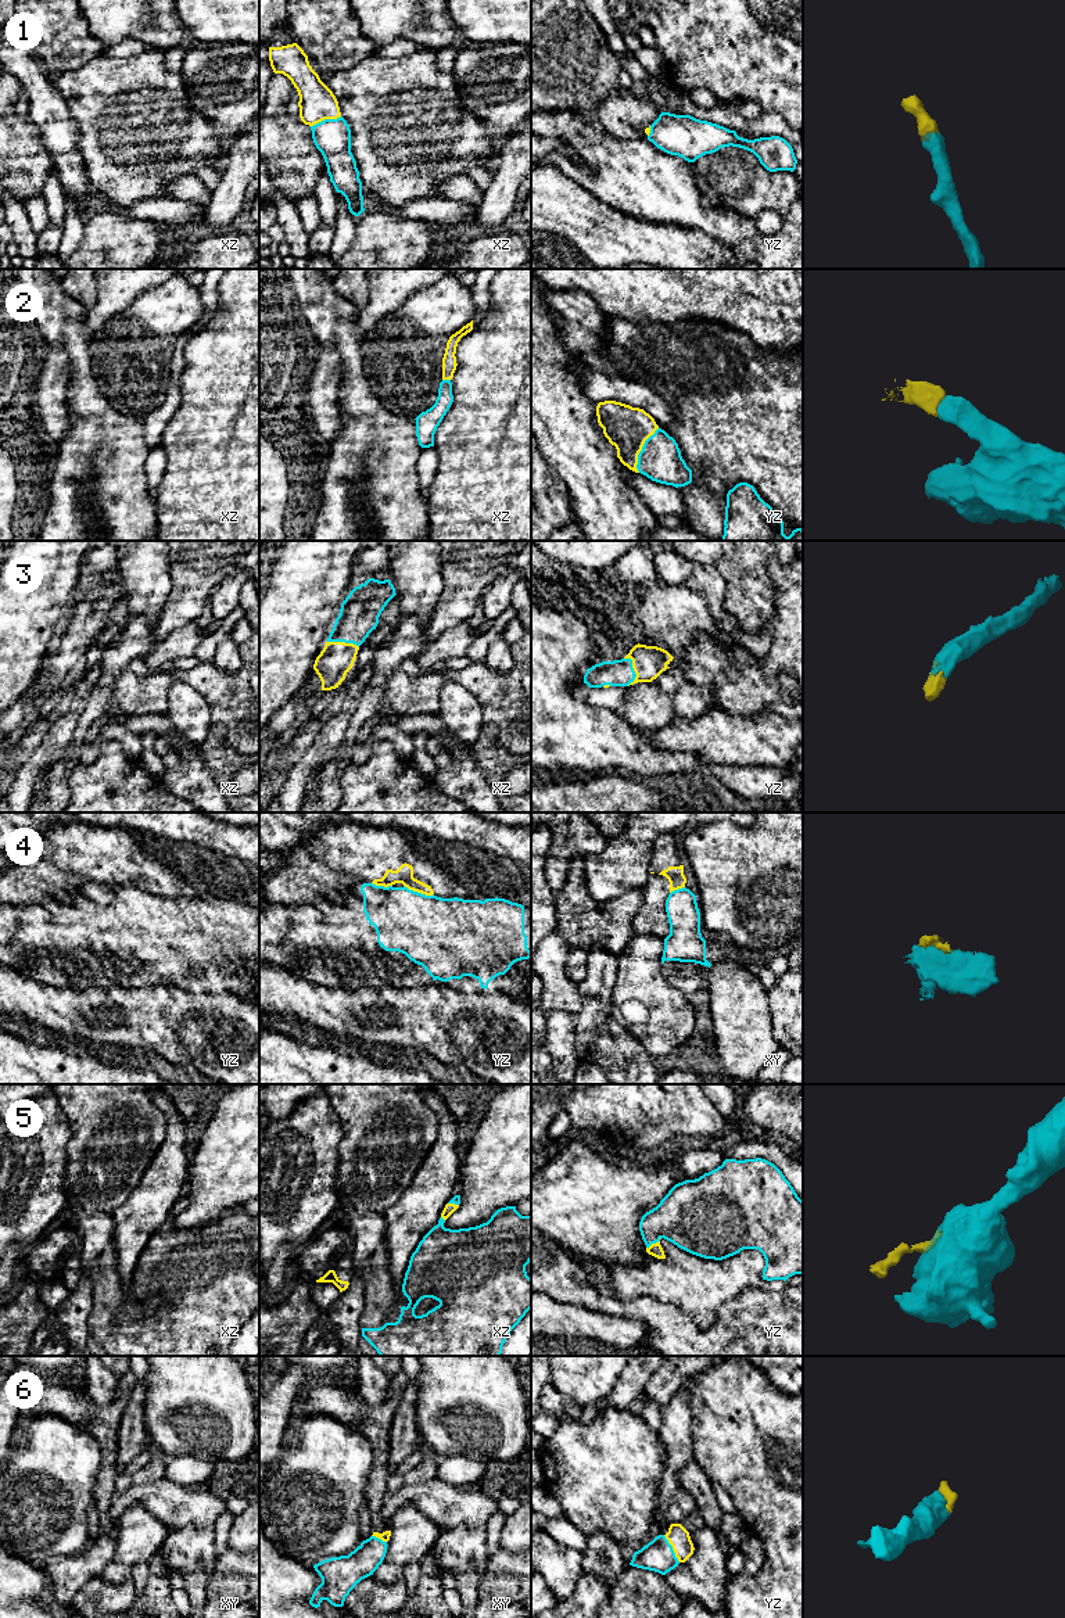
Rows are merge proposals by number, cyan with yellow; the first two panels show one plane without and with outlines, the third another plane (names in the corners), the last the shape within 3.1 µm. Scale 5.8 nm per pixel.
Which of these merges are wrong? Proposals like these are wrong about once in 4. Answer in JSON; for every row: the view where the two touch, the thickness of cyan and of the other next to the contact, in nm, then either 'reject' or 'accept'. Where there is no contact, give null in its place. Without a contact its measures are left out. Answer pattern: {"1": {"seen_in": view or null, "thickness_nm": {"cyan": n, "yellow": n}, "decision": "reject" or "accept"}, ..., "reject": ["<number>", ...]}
{"1": {"seen_in": "xz", "thickness_nm": {"cyan": 220, "yellow": 220}, "decision": "accept"}, "2": {"seen_in": "yz", "thickness_nm": {"cyan": 240, "yellow": 260}, "decision": "accept"}, "3": {"seen_in": "yz", "thickness_nm": {"cyan": 160, "yellow": 190}, "decision": "accept"}, "4": {"seen_in": "yz", "thickness_nm": {"cyan": 420, "yellow": 100}, "decision": "reject"}, "5": {"seen_in": "yz", "thickness_nm": {"cyan": 360, "yellow": 80}, "decision": "accept"}, "6": {"seen_in": "yz", "thickness_nm": {"cyan": 180, "yellow": 120}, "decision": "accept"}, "reject": ["4"]}

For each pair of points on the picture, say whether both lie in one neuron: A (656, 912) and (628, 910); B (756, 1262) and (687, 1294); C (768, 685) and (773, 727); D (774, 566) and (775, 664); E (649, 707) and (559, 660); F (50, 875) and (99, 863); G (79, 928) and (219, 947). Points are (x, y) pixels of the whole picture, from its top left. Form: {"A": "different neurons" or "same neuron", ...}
{"A": "different neurons", "B": "same neuron", "C": "different neurons", "D": "same neuron", "E": "different neurons", "F": "same neuron", "G": "same neuron"}

